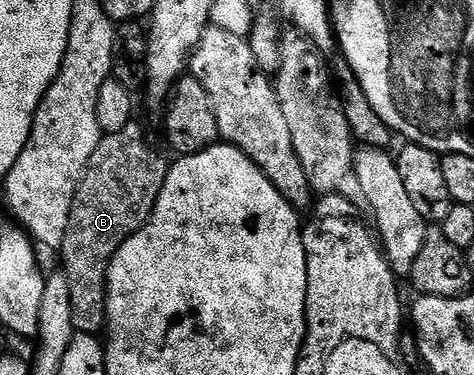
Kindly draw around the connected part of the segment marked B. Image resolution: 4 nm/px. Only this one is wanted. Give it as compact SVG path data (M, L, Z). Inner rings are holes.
M140 123L102 136L85 168L69 212L65 240L60 242L65 278L71 283L71 315L76 332L100 334L107 311L107 275L111 259L147 223L159 191L169 174L170 162L149 142Z

